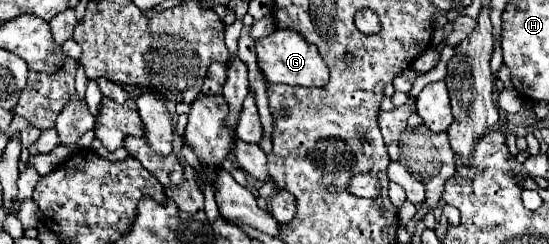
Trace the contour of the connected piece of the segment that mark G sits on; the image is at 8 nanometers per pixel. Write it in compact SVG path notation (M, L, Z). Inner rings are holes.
M275 29L271 35L259 39L255 43L257 61L269 83L287 83L287 85L303 85L303 87L323 87L329 81L327 65L319 55L317 47L307 43L303 35L293 29Z

